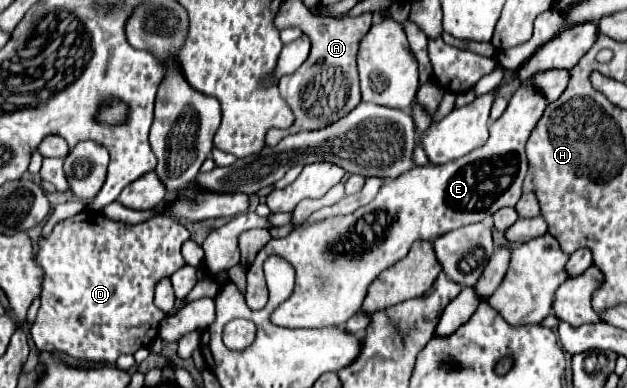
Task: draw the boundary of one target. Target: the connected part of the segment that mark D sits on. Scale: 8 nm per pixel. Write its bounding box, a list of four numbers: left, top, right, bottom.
[31,210,189,366]

